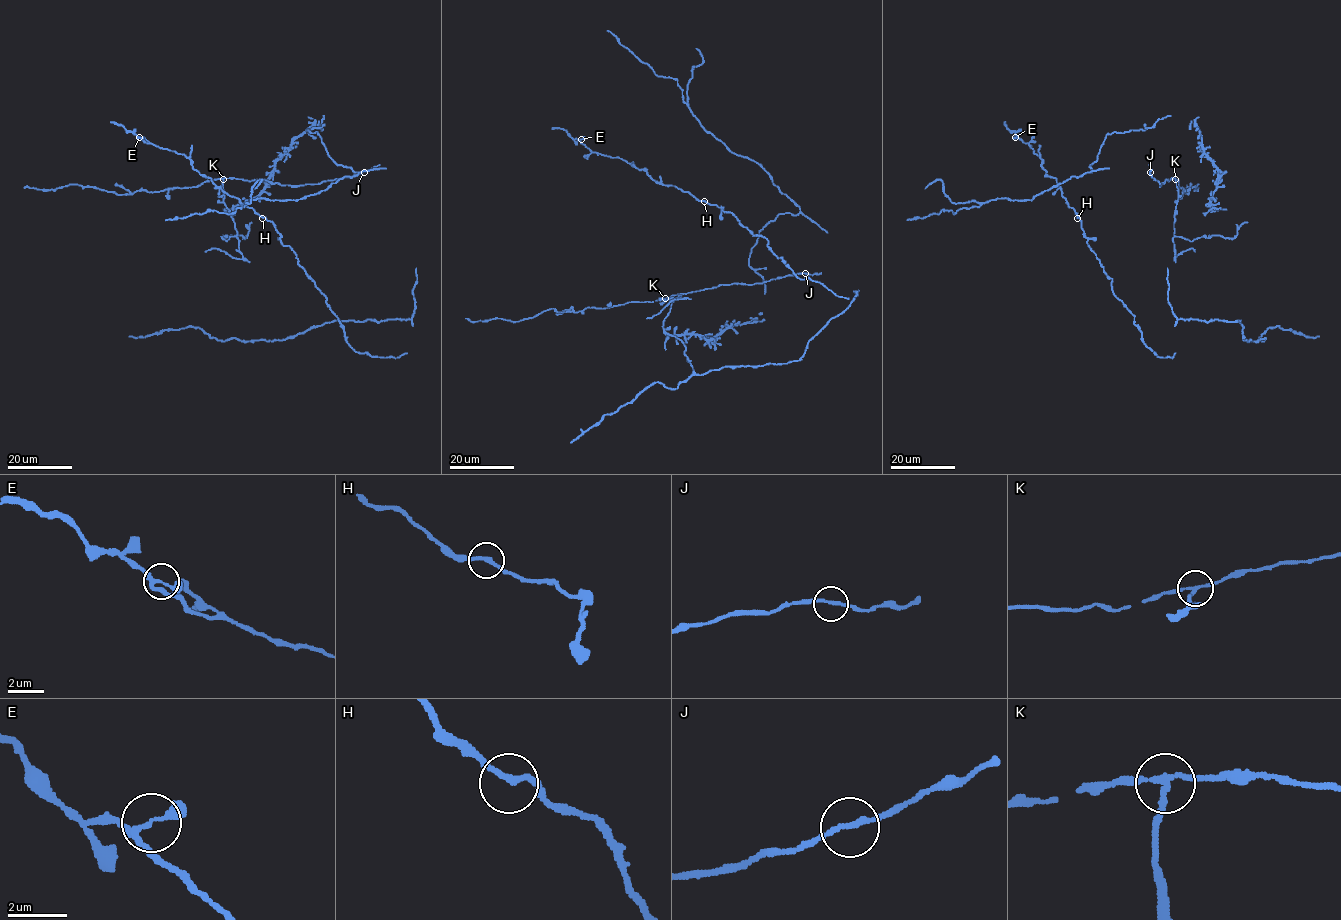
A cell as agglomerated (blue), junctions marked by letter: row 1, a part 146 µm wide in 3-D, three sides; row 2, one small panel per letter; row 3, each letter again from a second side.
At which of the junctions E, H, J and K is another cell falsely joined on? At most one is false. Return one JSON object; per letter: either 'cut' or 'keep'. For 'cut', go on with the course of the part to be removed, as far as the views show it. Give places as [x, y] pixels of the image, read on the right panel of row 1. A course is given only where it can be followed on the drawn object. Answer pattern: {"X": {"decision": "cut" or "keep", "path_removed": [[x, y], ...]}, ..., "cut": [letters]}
{"E": {"decision": "keep"}, "H": {"decision": "keep"}, "J": {"decision": "keep"}, "K": {"decision": "cut", "path_removed": [[1174, 179], [1178, 189], [1174, 235], [1191, 241], [1212, 235], [1233, 238], [1237, 229], [1247, 222]]}, "cut": ["K"]}

